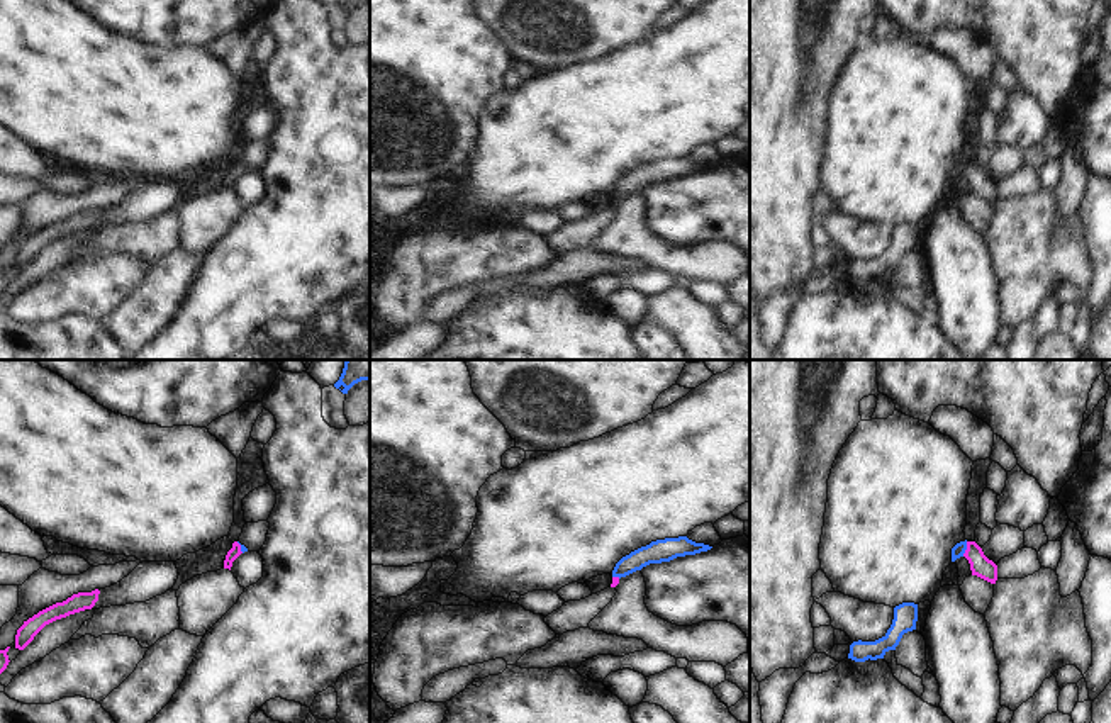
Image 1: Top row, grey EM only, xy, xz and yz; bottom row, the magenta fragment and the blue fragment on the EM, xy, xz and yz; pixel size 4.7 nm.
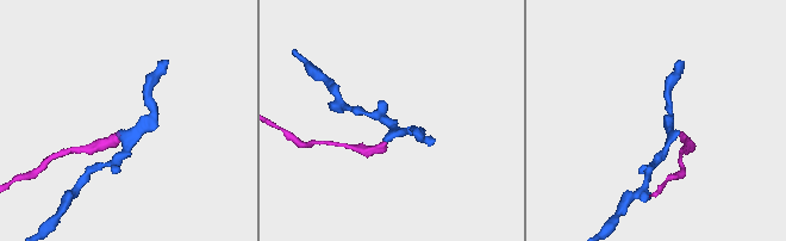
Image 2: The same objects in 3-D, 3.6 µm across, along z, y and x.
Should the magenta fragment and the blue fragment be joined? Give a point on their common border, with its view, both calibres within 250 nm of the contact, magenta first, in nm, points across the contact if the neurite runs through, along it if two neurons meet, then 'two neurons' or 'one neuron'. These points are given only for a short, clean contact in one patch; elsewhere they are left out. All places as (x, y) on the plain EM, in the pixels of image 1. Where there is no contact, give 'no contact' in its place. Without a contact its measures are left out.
contact yz (967, 168); calibres 100 and 60 nm; way yz (981, 185), (967, 168), (959, 168); one neuron

